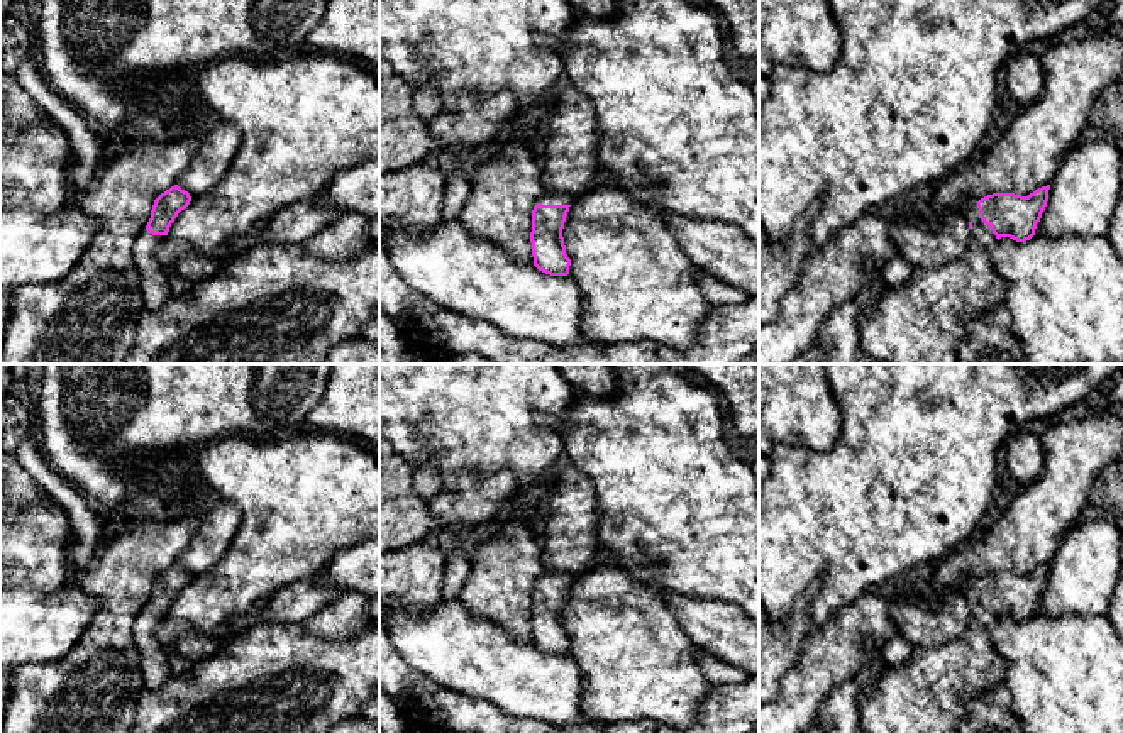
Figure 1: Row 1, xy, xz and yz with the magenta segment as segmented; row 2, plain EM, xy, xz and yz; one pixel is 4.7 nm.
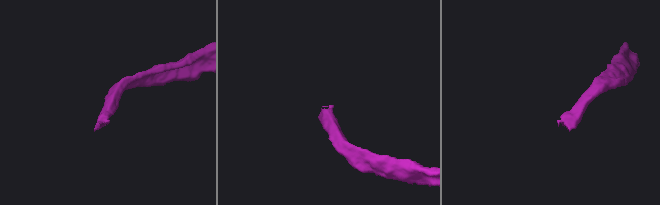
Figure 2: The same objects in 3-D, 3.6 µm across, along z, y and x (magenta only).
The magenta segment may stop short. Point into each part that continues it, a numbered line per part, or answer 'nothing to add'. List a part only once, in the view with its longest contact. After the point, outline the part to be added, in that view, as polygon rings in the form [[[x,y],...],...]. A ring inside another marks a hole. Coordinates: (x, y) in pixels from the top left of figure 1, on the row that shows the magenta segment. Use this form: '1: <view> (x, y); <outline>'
1: yz (923, 322); [[[977,203],[965,213],[972,223],[965,254],[935,269],[915,269],[899,288],[888,288],[881,303],[859,318],[864,357],[888,364],[959,364],[959,345],[984,311],[1003,303],[1003,279],[993,264],[998,239],[981,218]]]

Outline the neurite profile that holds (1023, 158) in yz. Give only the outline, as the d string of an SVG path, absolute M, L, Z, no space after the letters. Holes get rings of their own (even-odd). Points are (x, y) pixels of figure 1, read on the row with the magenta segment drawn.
M1086 34L1074 41L1048 46L1040 54L1043 90L1037 102L1025 107L996 137L991 149L957 168L937 183L932 207L965 213L981 198L993 193L1028 196L1052 183L1067 152L1079 142L1099 93L1123 73L1123 41L1113 34Z

